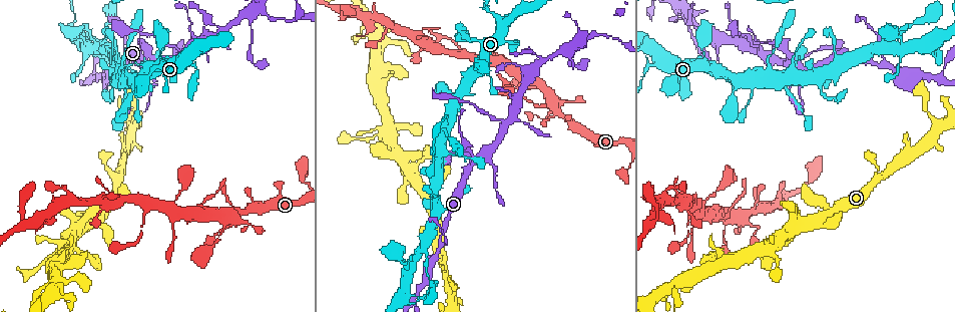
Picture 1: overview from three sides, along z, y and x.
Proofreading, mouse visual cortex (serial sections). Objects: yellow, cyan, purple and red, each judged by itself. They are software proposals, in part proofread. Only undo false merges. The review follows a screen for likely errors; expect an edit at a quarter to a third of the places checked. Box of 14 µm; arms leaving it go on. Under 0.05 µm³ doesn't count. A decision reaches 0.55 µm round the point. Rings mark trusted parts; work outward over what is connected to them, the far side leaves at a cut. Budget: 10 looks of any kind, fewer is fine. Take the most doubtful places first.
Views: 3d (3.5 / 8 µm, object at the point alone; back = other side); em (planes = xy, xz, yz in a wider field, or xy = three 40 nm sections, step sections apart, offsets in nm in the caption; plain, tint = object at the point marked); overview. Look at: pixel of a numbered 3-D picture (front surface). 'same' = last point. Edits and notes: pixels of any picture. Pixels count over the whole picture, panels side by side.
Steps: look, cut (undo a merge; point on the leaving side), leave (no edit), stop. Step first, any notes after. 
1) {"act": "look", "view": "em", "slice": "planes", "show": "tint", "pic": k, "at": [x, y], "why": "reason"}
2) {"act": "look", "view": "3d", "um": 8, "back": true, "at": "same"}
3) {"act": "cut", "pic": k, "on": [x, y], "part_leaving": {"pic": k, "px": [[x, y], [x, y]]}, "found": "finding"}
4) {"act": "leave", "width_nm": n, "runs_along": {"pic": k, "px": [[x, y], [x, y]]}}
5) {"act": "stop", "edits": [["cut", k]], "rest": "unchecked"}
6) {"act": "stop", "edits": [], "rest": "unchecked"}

{"act": "look", "view": "3d", "um": 8, "pic": 1, "at": [508, 123], "why": "narrows sharply"}

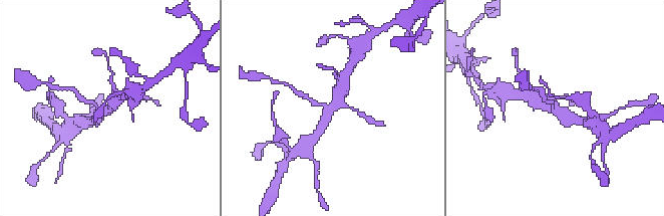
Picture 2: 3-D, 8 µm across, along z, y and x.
{"act": "look", "view": "3d", "um": 3.5, "back": true, "pic": 2, "at": [332, 110]}

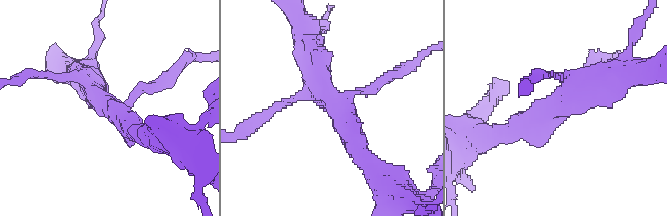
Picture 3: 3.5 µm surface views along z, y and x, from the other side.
{"act": "look", "view": "em", "slice": "xy", "step": 1, "show": "tint", "pic": 3, "at": [112, 106], "why": "shape alone is not enough"}

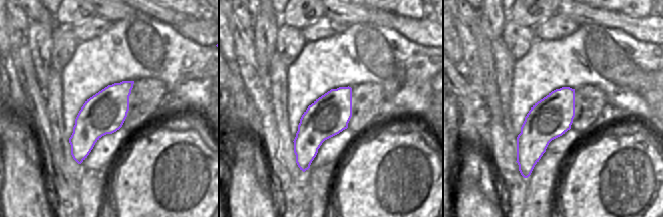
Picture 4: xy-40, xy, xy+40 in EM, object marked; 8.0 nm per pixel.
{"act": "leave", "width_nm": 320, "runs_along": {"pic": 3, "px": [[506, 132], [578, 98], [603, 76]]}, "found": "continuous, no second cell"}

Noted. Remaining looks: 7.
{"act": "look", "view": "3d", "um": 8, "back": true, "pic": 1, "at": [879, 65], "why": "thin neck"}

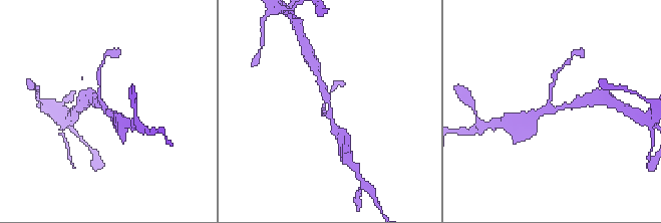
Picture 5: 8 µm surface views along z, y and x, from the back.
{"act": "look", "view": "em", "slice": "xy", "step": 1, "show": "tint", "pic": 5, "at": [104, 110], "arms": 3, "arm_widths_nm": [150, 250, 300]}

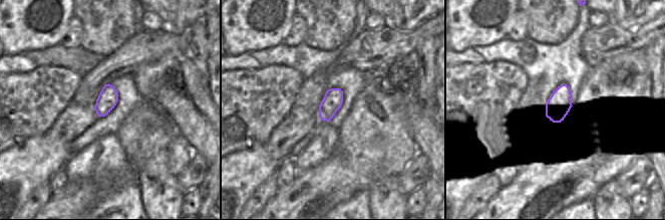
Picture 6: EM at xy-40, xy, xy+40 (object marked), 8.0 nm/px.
{"act": "leave", "runs_along": {"pic": 5, "px": [[321, 85], [331, 122], [339, 134]]}, "found": "all the same cell"}

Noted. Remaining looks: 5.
{"act": "look", "view": "3d", "um": 3.5, "pic": 1, "at": [252, 29], "why": "sharp bend"}

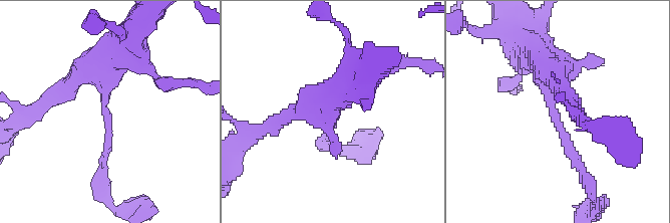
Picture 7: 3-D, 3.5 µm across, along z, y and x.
{"act": "look", "view": "em", "slice": "xy", "step": 1, "show": "tint", "pic": 7, "at": [554, 112], "arm_widths_nm": [150, 450]}

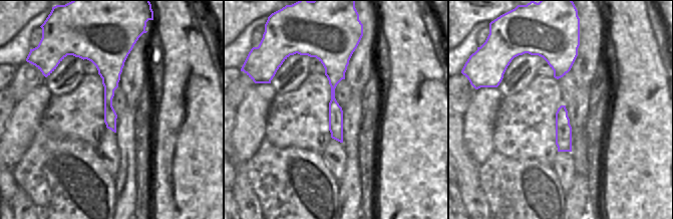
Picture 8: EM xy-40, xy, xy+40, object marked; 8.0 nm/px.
{"act": "look", "view": "em", "slice": "xy", "step": 2, "show": "tint", "at": "same"}

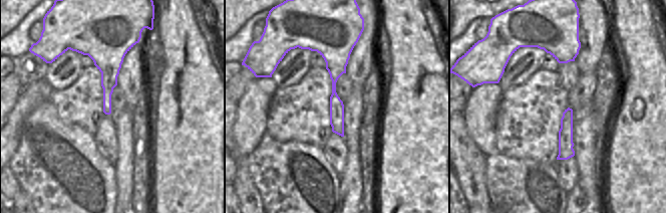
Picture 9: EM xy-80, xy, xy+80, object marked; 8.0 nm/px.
{"act": "leave", "runs_along": {"pic": 9, "px": [[329, 40], [341, 133]]}, "found": "one cell here"}

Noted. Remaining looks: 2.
{"act": "look", "view": "3d", "um": 3.5, "pic": 1, "at": [821, 82], "why": "two arms in line, one across"}

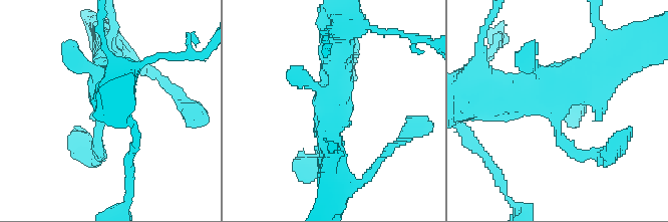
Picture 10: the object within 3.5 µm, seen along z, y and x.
{"act": "look", "view": "em", "slice": "xy", "step": 2, "show": "tint", "pic": 10, "at": [554, 112]}

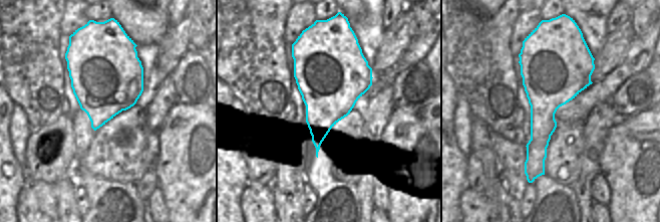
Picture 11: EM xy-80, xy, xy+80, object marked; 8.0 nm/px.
{"act": "leave", "runs_along": {"pic": 10, "px": [[488, 98], [548, 95], [614, 64]]}, "found": "continuous, no second cell"}

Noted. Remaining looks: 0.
{"act": "stop", "edits": [], "rest": "unchecked"}

